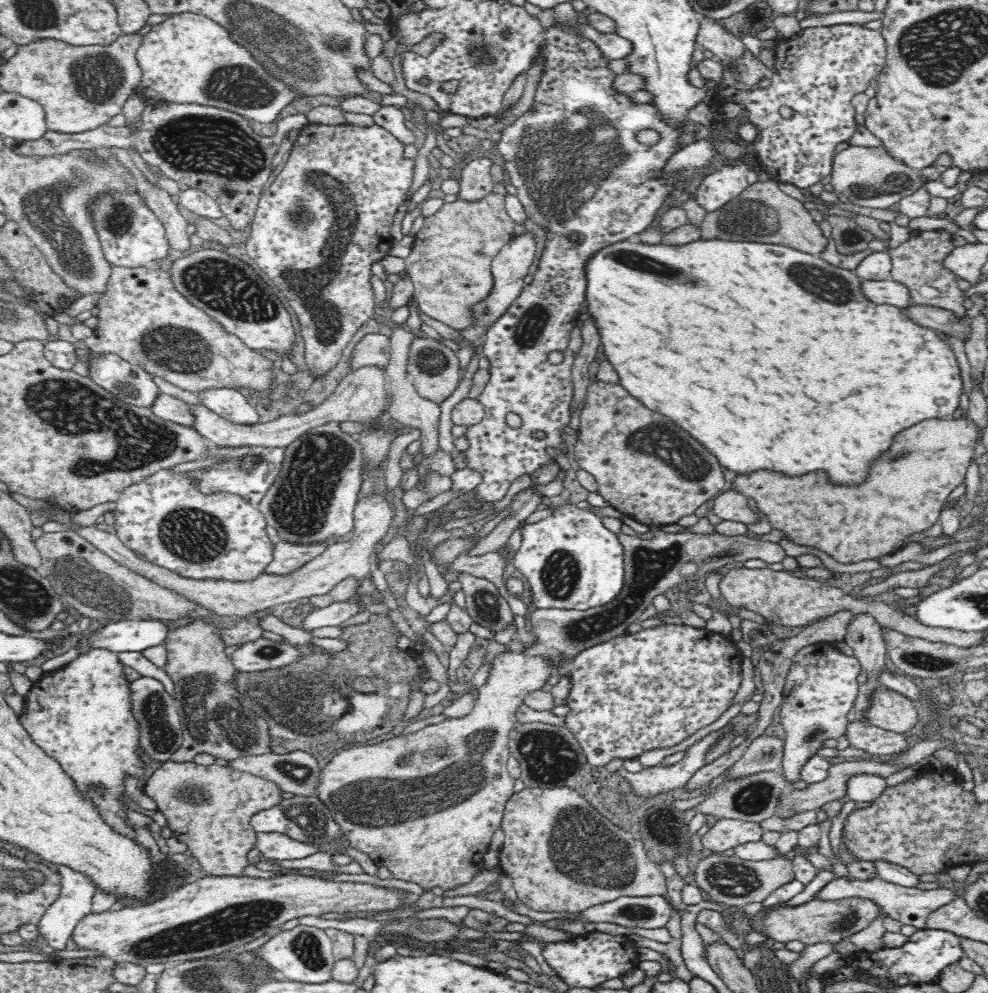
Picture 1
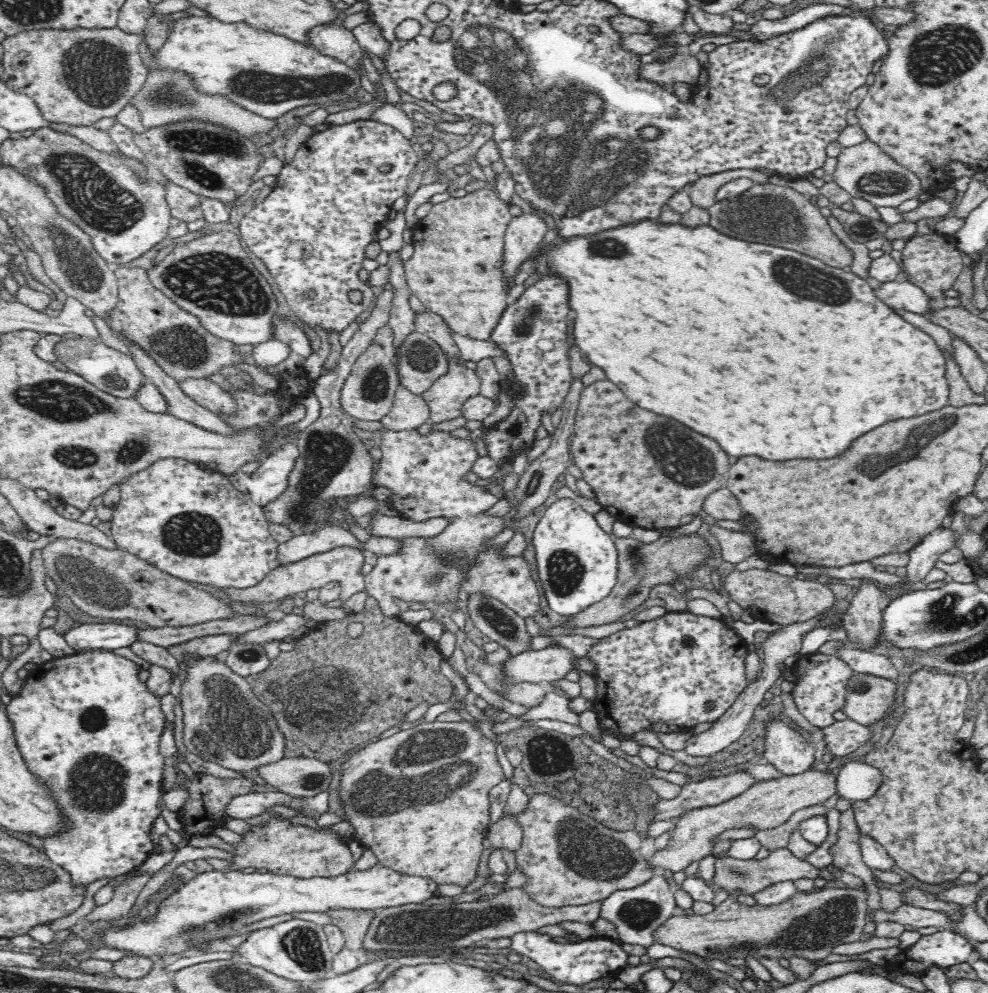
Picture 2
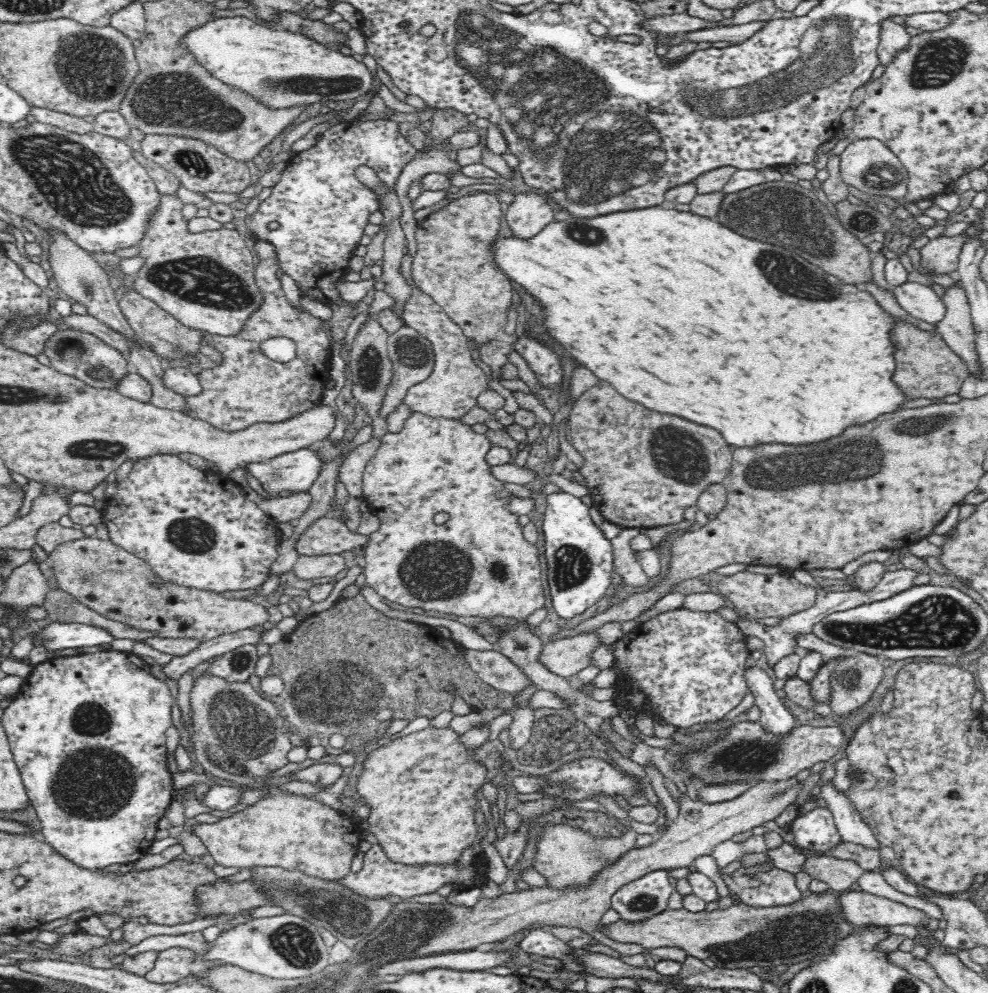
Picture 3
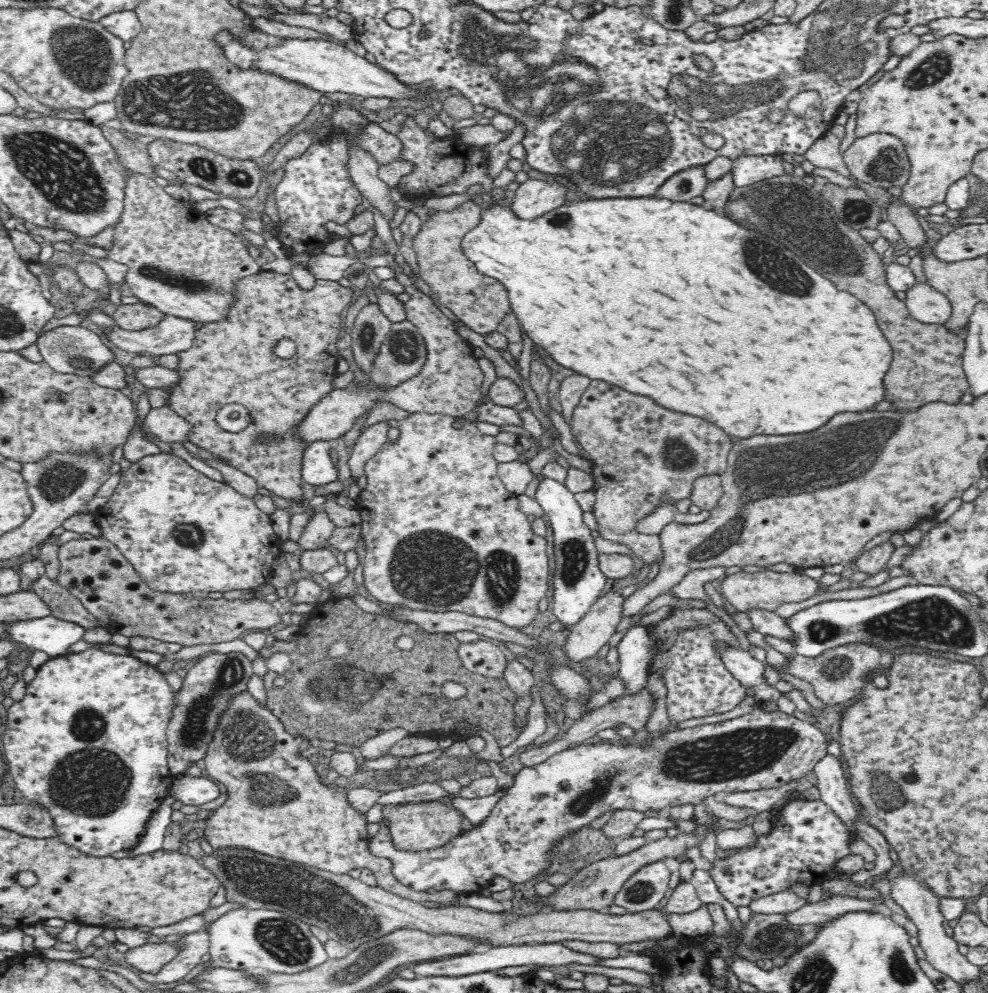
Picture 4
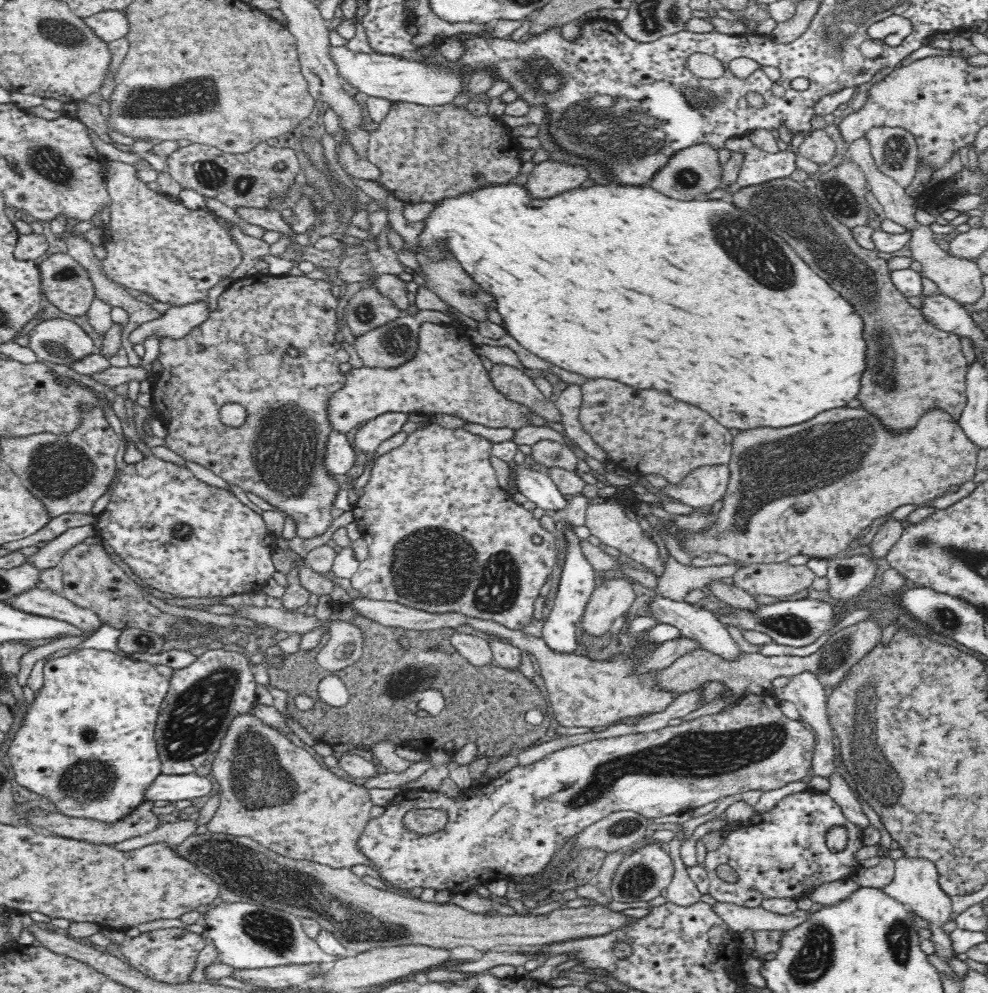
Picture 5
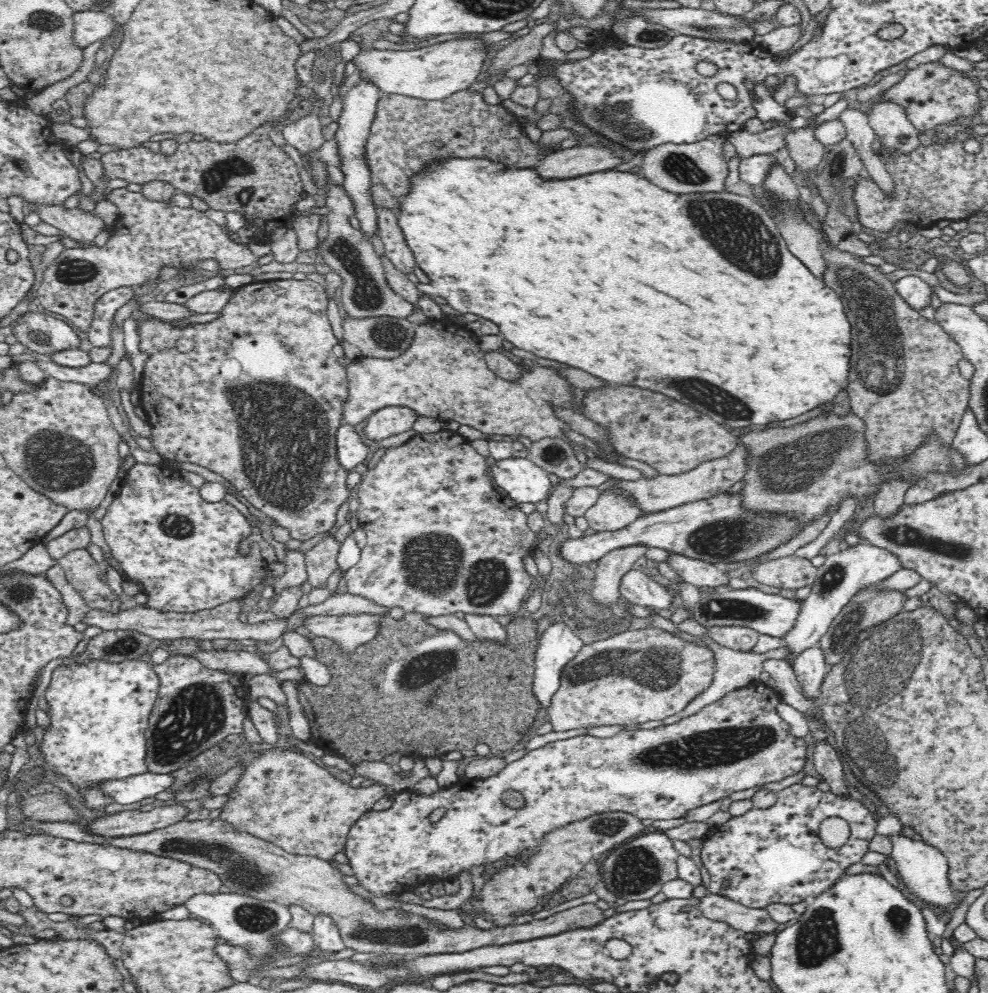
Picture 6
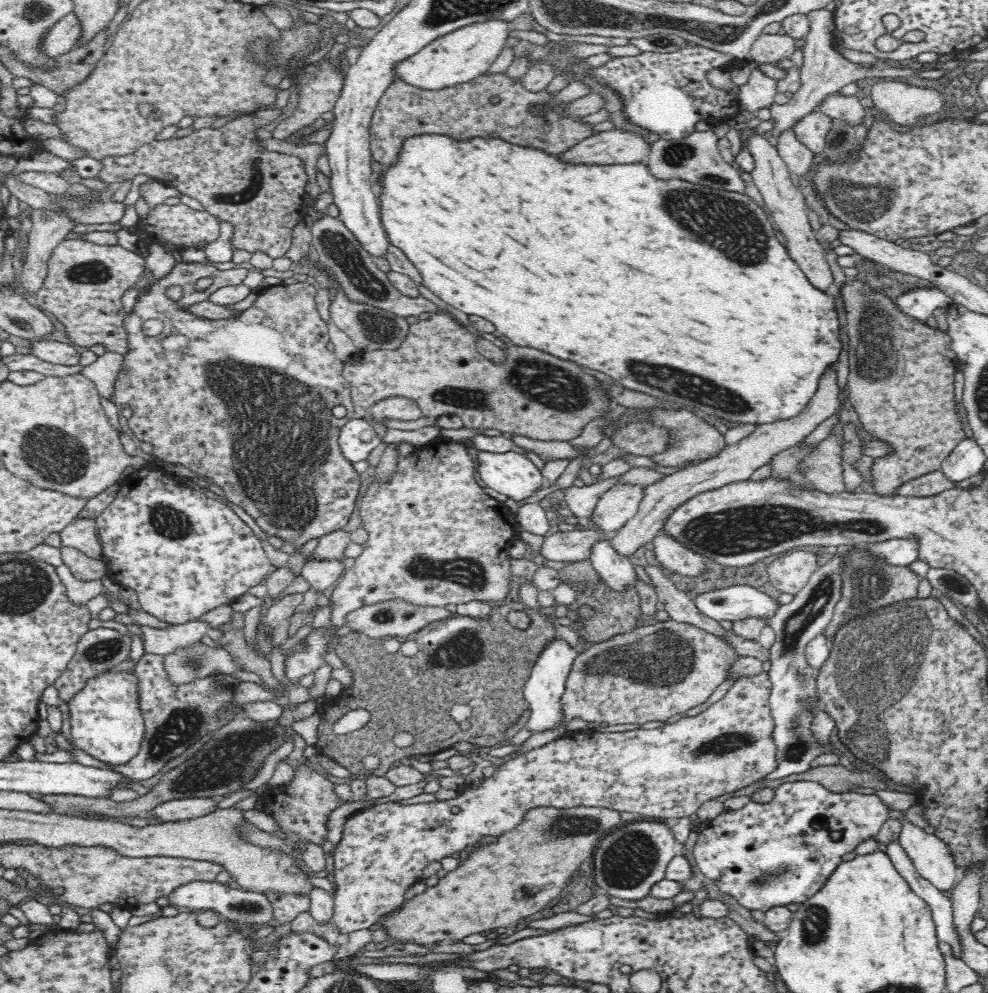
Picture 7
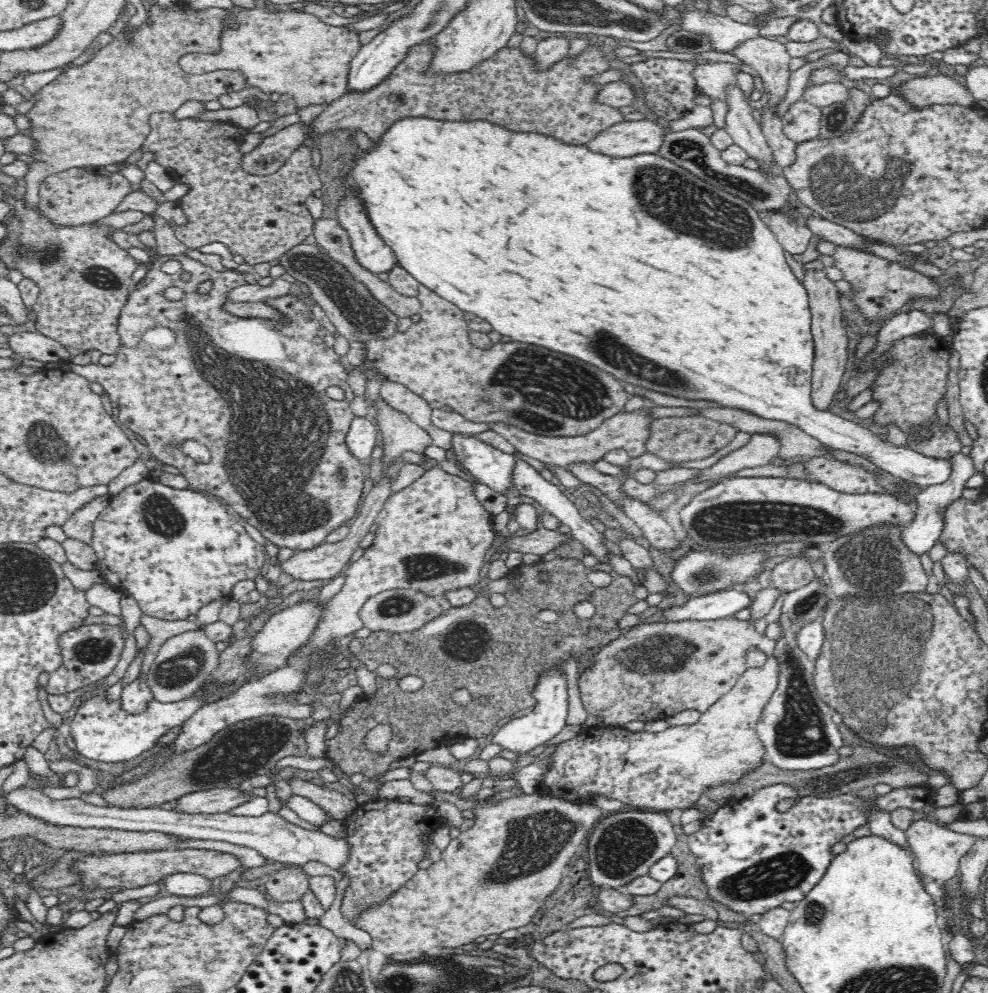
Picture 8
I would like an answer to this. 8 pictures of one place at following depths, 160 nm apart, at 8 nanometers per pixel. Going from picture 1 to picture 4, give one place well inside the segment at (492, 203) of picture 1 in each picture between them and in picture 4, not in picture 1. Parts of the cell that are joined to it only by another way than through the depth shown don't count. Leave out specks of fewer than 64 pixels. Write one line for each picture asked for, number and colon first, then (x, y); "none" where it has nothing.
2: (456, 270)
3: (453, 264)
4: (481, 303)

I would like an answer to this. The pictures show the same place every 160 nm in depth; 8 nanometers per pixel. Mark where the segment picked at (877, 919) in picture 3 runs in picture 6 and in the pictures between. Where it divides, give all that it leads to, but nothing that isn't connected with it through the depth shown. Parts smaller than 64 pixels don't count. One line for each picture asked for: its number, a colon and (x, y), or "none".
4: (817, 913)
5: (739, 919)
6: (752, 921)

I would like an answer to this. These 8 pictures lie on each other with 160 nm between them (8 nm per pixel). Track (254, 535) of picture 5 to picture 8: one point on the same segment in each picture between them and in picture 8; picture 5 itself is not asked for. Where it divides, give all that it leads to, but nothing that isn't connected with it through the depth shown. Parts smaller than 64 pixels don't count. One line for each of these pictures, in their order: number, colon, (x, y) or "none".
6: (184, 552)
7: (184, 554)
8: (172, 550)

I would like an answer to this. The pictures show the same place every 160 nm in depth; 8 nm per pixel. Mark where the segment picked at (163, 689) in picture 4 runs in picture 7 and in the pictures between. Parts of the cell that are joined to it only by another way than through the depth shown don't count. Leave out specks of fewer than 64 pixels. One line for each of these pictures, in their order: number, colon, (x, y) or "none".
5: (87, 744)
6: (99, 711)
7: (106, 722)

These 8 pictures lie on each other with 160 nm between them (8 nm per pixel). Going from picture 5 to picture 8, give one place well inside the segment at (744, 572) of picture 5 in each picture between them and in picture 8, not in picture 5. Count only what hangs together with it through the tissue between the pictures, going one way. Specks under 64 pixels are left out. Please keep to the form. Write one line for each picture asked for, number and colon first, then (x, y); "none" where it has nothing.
6: (791, 572)
7: (789, 573)
8: (790, 573)

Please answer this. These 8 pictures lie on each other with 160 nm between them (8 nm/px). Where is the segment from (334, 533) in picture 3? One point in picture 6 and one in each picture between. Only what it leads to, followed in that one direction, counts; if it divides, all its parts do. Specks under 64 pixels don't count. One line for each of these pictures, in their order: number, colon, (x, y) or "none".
4: (232, 360)
5: (239, 355)
6: (276, 445)

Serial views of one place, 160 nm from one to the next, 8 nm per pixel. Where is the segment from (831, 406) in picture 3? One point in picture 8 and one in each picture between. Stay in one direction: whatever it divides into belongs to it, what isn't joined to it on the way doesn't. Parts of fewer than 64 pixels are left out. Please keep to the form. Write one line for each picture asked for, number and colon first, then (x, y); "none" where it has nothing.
4: (612, 266)
5: (699, 298)
6: (695, 295)
7: (554, 254)
8: (555, 245)

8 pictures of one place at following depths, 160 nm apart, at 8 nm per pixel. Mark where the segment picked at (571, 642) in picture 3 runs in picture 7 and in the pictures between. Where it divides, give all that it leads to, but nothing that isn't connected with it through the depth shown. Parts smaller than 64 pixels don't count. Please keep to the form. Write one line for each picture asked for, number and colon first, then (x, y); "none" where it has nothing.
4: (593, 630)
5: (614, 596)
6: (609, 570)
7: (737, 462)

